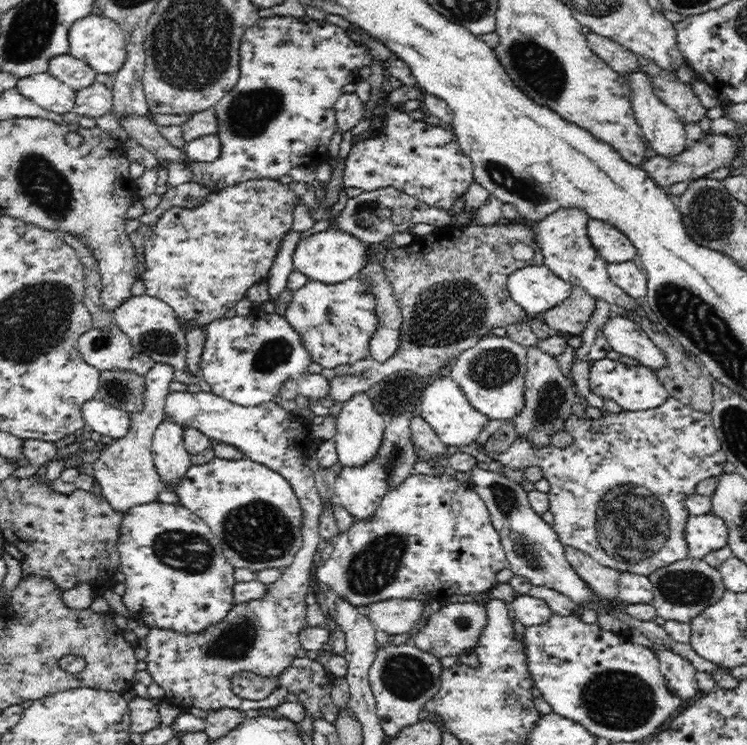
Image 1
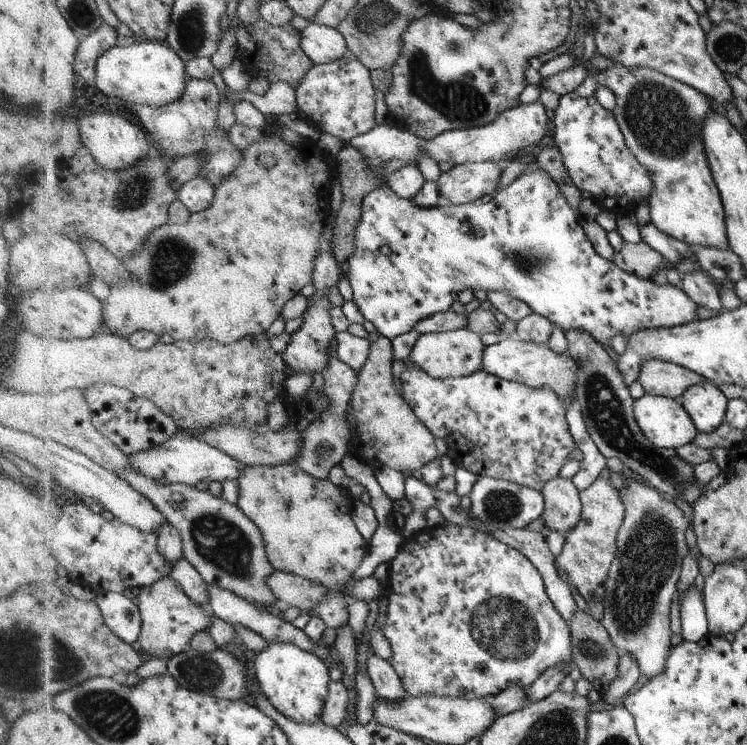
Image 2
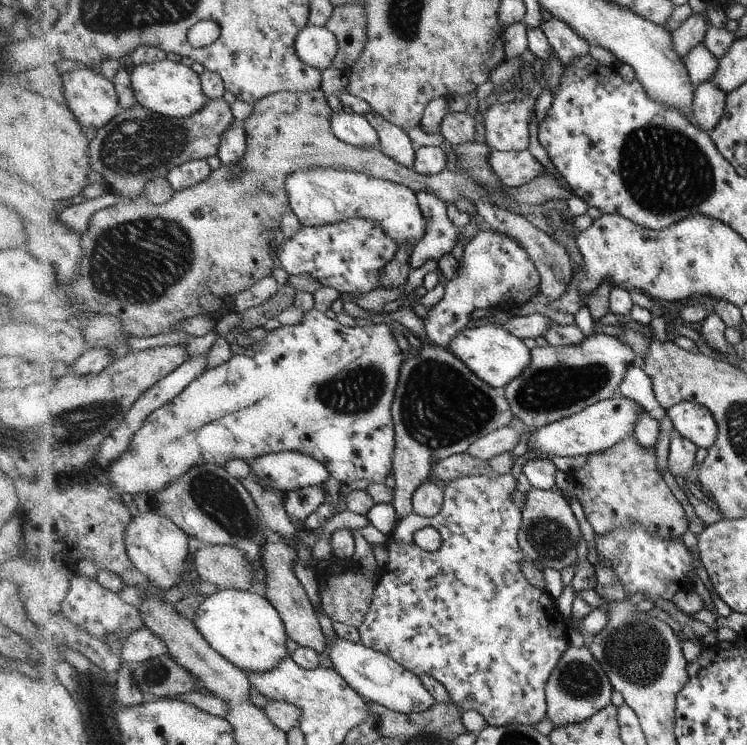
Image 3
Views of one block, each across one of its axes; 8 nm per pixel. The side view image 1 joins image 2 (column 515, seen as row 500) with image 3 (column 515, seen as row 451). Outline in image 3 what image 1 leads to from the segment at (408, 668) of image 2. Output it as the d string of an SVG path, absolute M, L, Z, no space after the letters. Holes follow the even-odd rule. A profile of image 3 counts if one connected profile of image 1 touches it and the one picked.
M500 475L498 478L488 478L488 476L460 476L460 478L449 482L443 490L443 504L440 512L433 518L423 518L415 513L408 514L405 518L397 522L395 530L389 536L385 548L388 550L388 560L379 570L377 588L375 590L373 603L369 613L365 615L365 621L358 628L361 644L379 651L381 654L392 658L396 663L400 663L406 670L412 671L414 675L421 678L422 675L432 675L437 679L445 692L449 695L449 700L462 712L475 710L488 725L505 726L522 724L534 727L540 721L547 718L548 699L547 687L549 678L556 669L562 654L569 649L568 628L566 620L560 609L558 601L554 600L547 592L530 586L530 582L525 578L521 570L522 550L517 534L521 529L521 512L512 502L512 492L515 488L515 479L510 475ZM425 527L432 527L440 533L442 546L436 552L426 552L414 542L414 533Z

